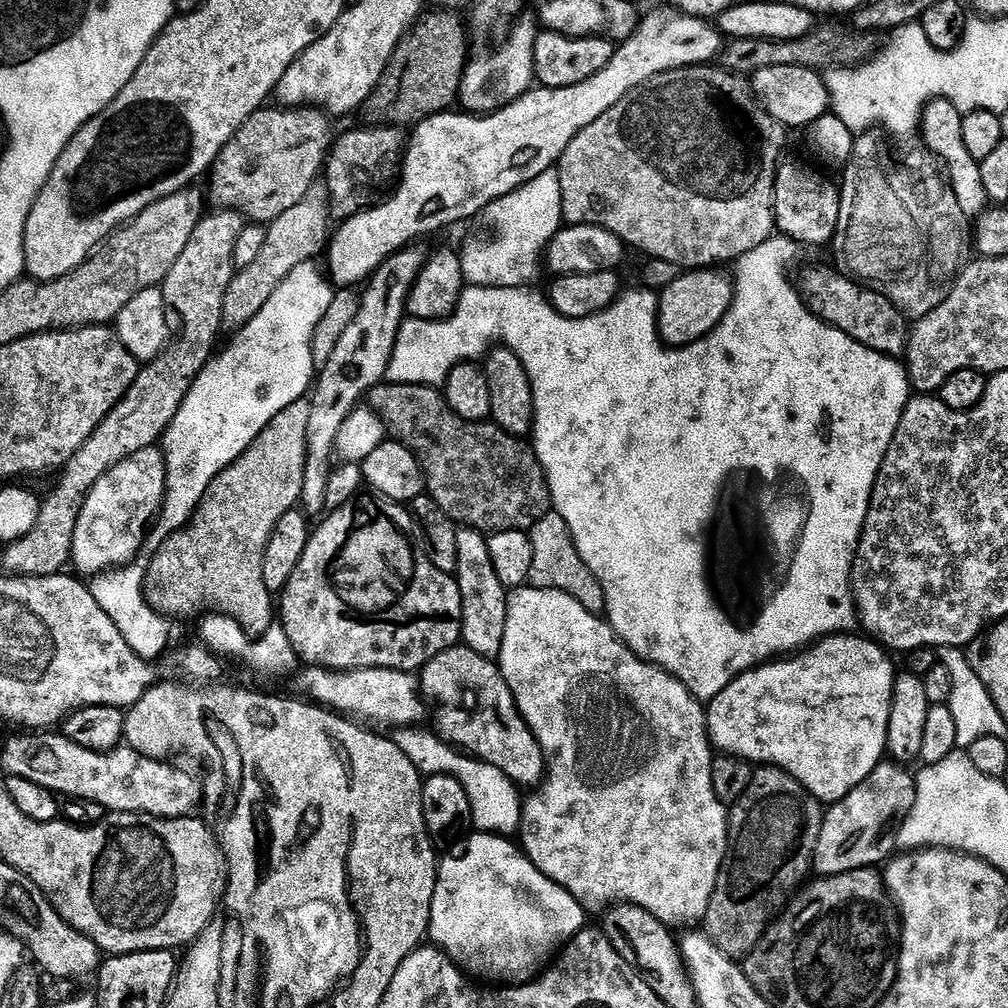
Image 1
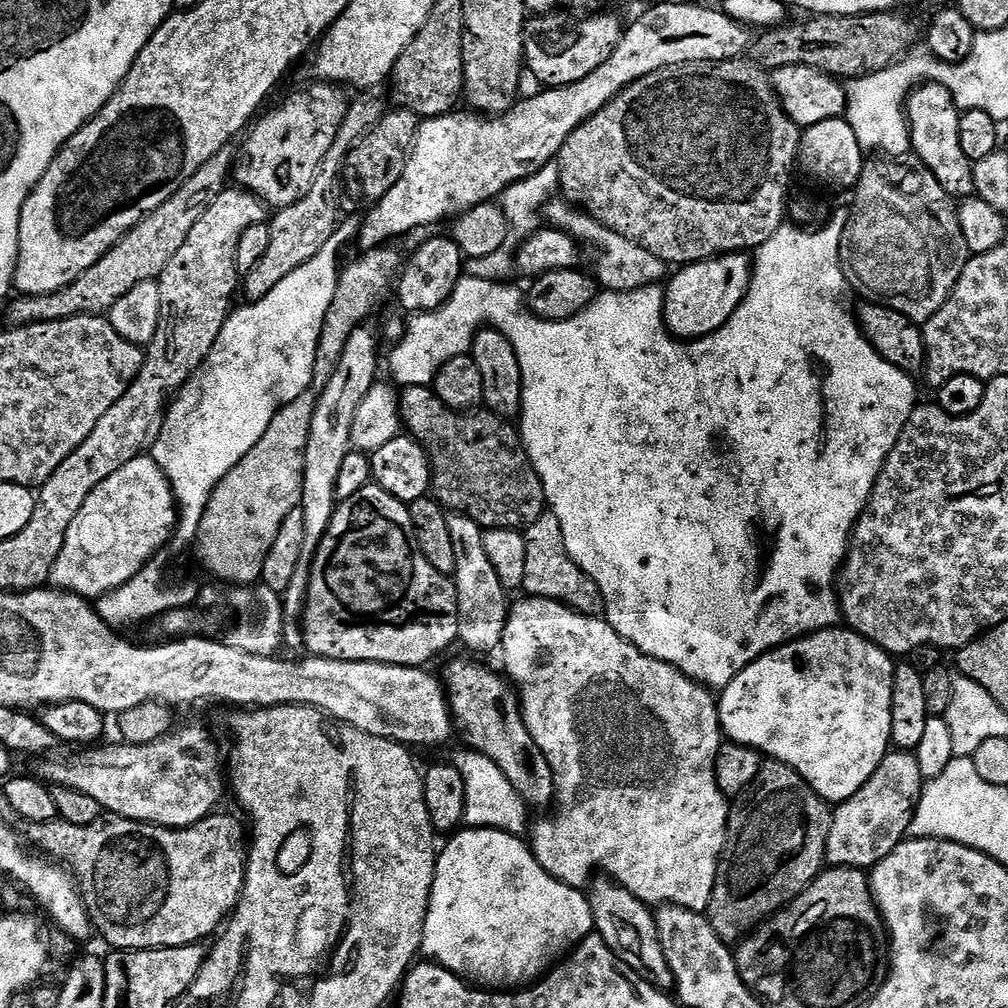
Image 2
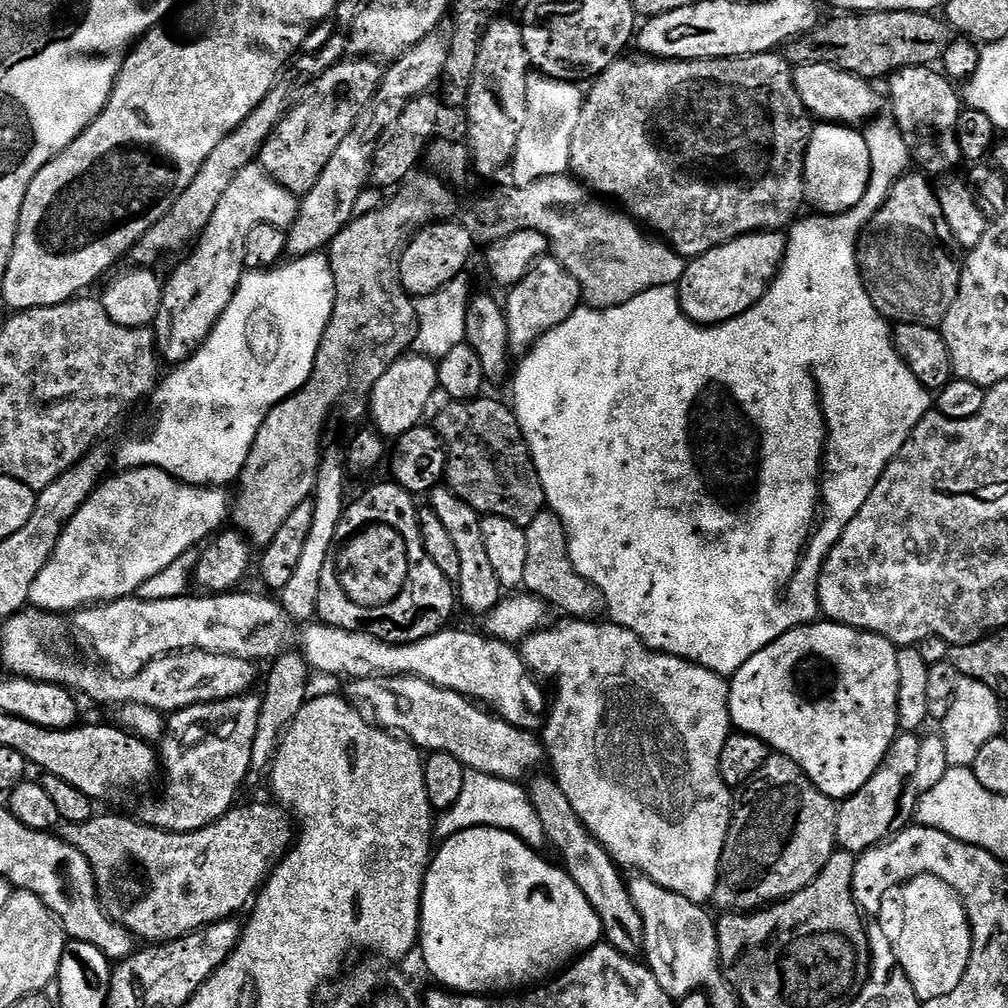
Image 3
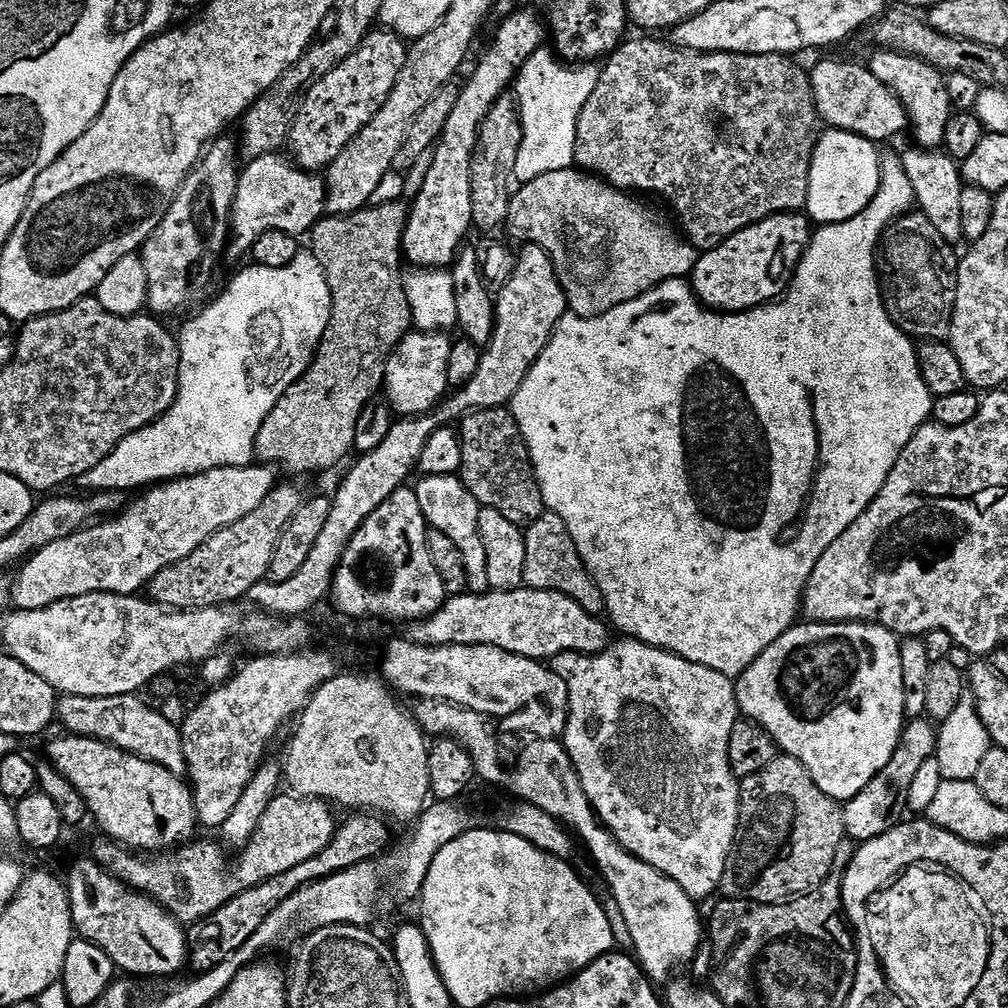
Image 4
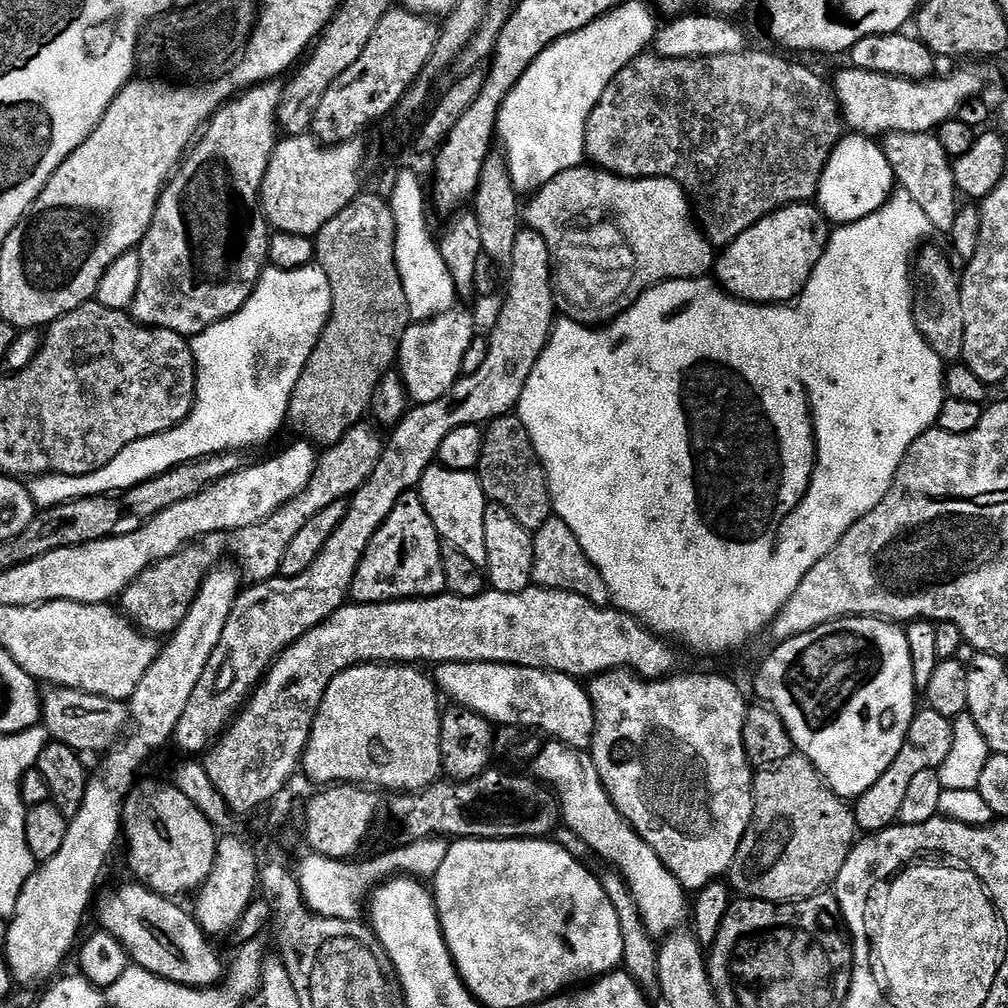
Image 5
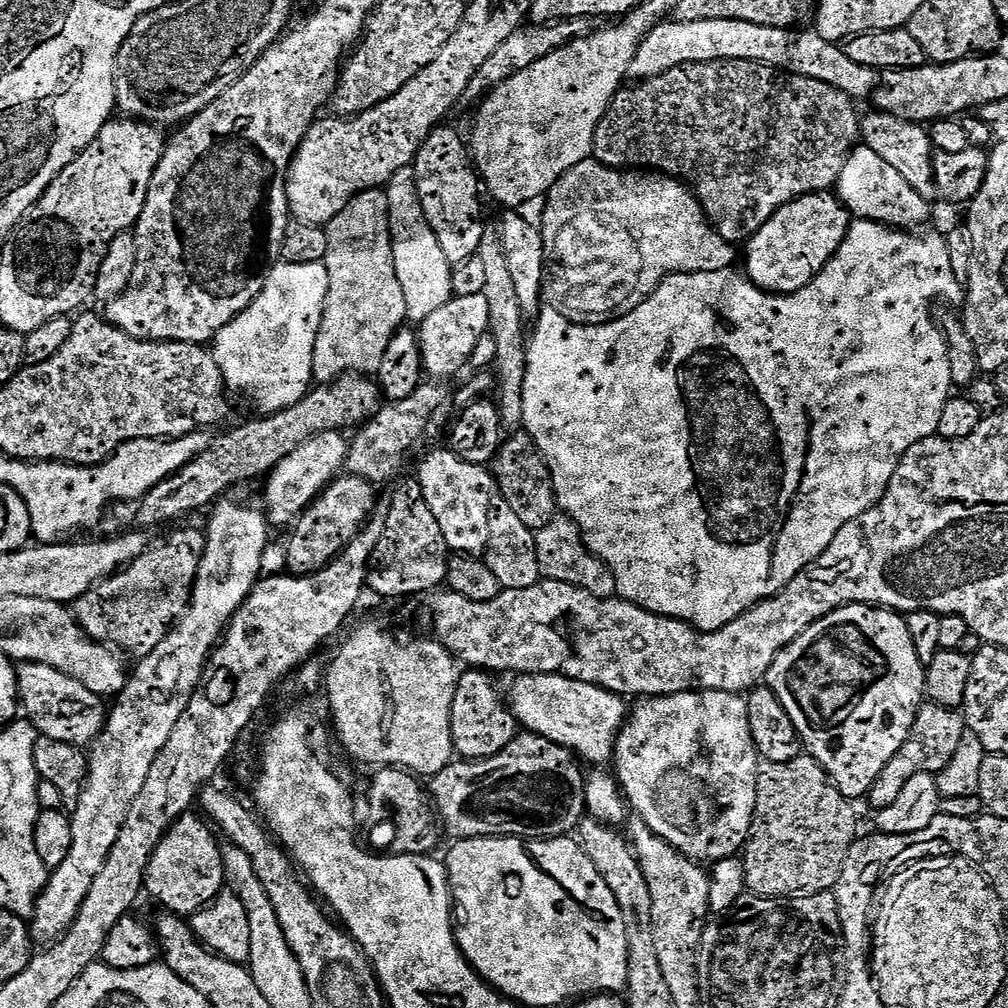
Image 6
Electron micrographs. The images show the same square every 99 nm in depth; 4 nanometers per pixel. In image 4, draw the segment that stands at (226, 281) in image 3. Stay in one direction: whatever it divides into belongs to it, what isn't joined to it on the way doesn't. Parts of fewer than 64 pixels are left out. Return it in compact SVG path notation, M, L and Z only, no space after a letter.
M287 155L263 156L243 165L236 201L232 207L230 252L240 256L251 253L252 243L267 232L285 232L300 238L312 228L326 212L326 184L319 175L305 172Z

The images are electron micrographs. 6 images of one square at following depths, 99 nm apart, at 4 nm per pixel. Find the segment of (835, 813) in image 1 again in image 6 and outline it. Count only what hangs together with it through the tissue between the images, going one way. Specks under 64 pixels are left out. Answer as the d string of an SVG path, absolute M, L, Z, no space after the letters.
M921 703L916 710L916 717L912 723L912 729L908 731L906 742L900 747L898 754L894 754L894 758L890 758L890 762L882 770L882 774L878 774L871 790L868 791L867 803L872 803L873 809L876 810L888 808L894 802L894 798L898 798L898 794L902 794L902 786L906 786L906 782L910 778L914 778L920 772L933 774L943 772L955 759L956 750L963 736L966 736L966 725L959 711L944 708L941 704Z

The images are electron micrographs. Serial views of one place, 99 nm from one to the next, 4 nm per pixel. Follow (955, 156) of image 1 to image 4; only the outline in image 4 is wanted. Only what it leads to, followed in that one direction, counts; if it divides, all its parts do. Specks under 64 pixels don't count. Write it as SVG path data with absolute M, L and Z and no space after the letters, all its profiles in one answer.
M887 50L873 51L873 56L866 60L866 66L892 91L902 102L908 112L910 133L917 140L919 147L924 150L940 150L945 147L947 124L954 115L950 94L947 92L947 79L945 73L939 72L925 60L907 56L901 52Z

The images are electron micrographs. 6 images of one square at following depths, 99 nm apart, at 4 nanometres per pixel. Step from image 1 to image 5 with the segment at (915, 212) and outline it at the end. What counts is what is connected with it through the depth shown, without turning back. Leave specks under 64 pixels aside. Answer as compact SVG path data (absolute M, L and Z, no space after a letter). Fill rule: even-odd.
M924 246L919 249L914 260L914 268L932 289L928 296L917 295L912 302L912 317L923 334L934 354L945 362L956 362L964 354L964 323L962 322L962 306L960 305L960 280L952 273L948 260L936 248ZM920 256L920 257L919 257ZM917 268L917 269L916 269Z

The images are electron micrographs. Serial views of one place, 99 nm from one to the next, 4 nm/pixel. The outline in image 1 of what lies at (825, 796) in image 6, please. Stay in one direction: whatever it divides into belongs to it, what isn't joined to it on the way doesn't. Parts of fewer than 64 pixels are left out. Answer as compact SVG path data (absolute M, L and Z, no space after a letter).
M760 766L753 771L745 793L728 808L728 849L702 921L704 935L722 954L743 958L752 952L769 924L809 879L808 872L813 871L812 855L816 853L823 821L821 801L815 800L789 772L771 766Z

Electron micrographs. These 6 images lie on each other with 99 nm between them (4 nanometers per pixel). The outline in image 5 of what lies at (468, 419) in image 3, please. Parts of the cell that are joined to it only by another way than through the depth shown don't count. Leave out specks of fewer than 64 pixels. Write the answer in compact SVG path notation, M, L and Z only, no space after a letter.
M512 414L500 416L483 429L482 437L480 460L474 471L480 479L485 497L499 508L506 509L523 528L540 528L550 518L548 482L519 419Z

